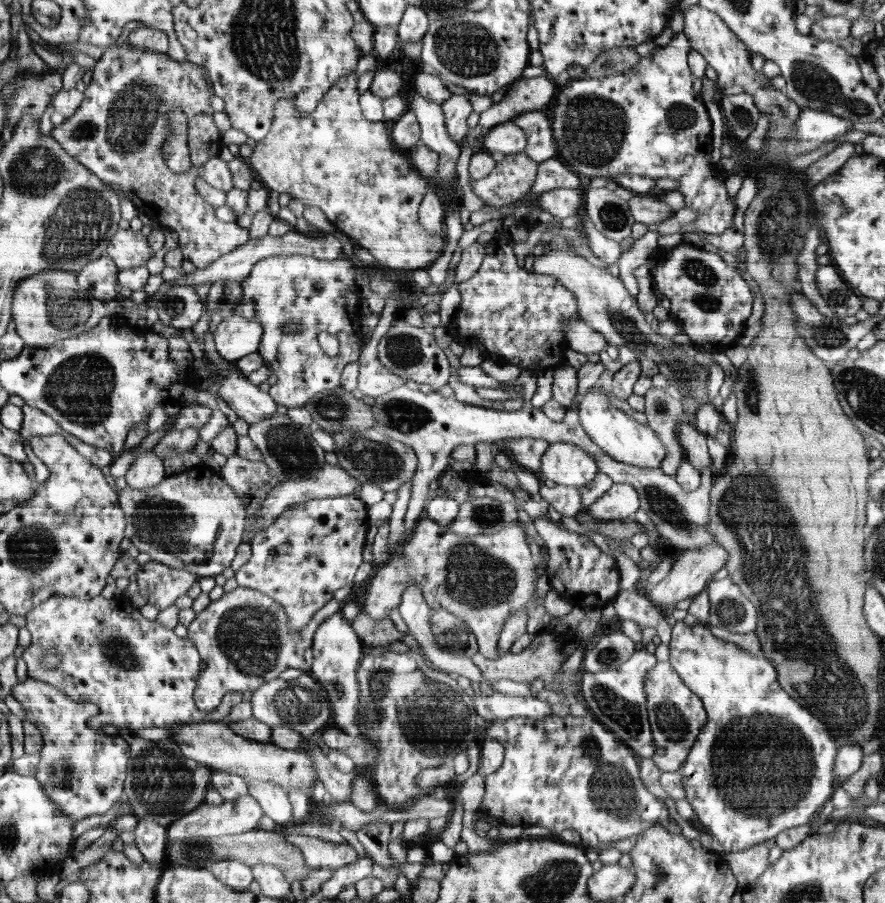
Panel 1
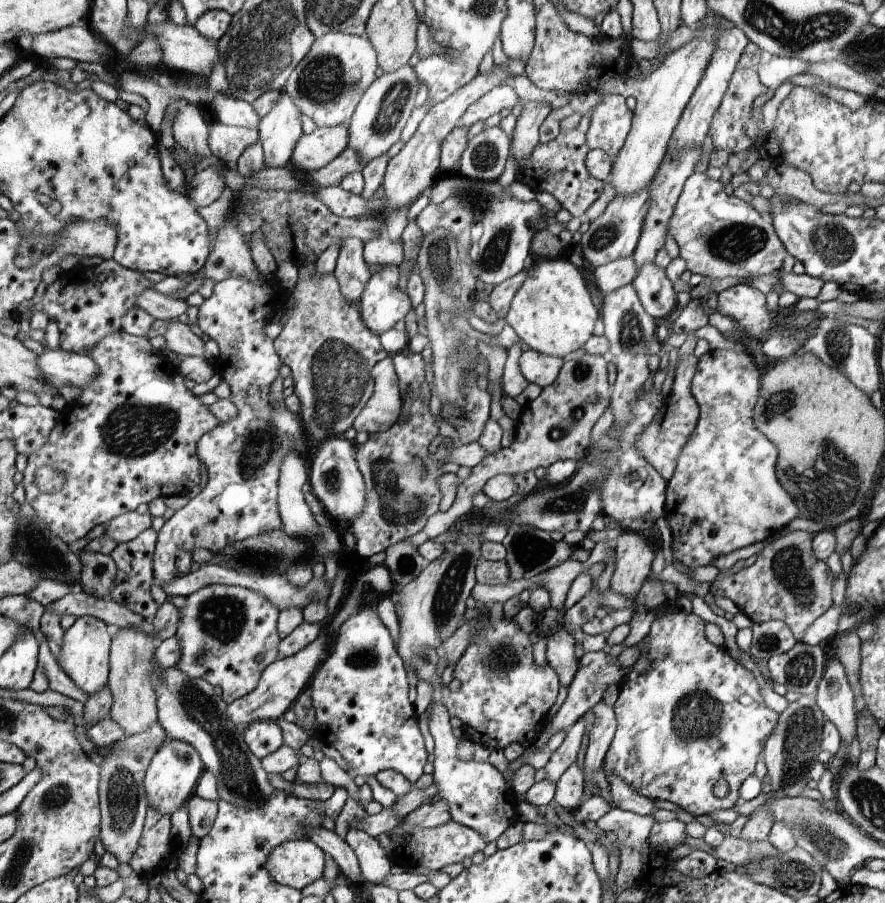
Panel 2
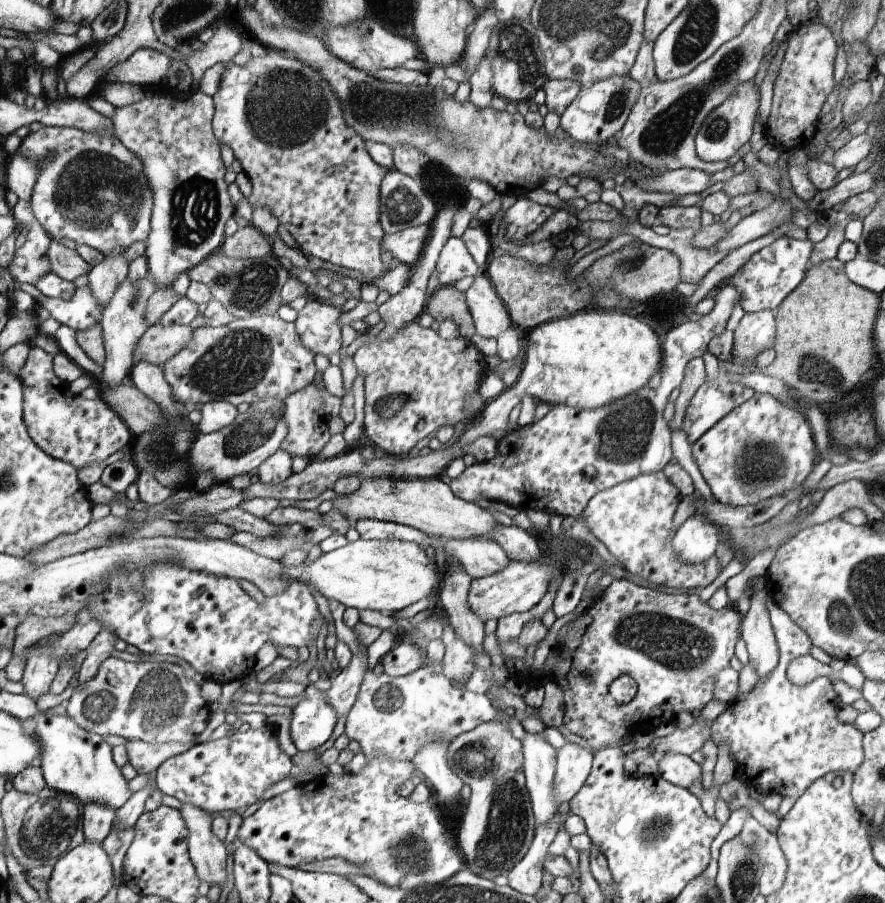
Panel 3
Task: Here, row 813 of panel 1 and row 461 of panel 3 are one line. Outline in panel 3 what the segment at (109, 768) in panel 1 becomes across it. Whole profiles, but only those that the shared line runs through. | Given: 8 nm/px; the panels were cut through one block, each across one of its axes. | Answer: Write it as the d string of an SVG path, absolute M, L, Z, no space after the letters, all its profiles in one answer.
M31 343L19 377L23 383L23 421L34 441L52 458L80 470L92 464L104 464L112 454L131 445L130 428L100 396L88 400L74 394L69 383L58 378L54 363L52 353Z

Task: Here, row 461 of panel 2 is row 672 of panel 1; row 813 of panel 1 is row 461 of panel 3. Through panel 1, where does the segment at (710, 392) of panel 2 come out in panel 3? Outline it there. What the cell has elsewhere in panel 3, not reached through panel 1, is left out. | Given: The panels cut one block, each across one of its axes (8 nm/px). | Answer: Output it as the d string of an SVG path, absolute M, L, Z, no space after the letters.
M755 394L721 418L691 445L694 460L716 500L733 507L758 505L803 486L812 468L821 459L814 434L804 411L783 405L770 394Z

